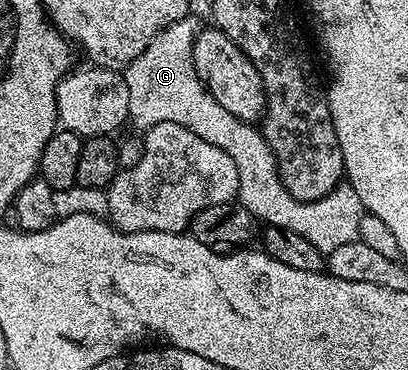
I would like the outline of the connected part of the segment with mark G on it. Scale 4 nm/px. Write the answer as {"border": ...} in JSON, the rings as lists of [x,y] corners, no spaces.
{"border":[[[191,16],[183,17],[180,21],[175,21],[172,25],[165,27],[151,42],[144,48],[142,53],[134,58],[123,70],[123,77],[126,87],[129,88],[129,99],[132,103],[138,101],[160,101],[159,116],[165,121],[173,121],[198,135],[198,139],[206,139],[206,143],[214,143],[234,159],[234,167],[238,167],[238,179],[240,189],[238,192],[239,204],[245,205],[252,213],[253,217],[259,219],[264,225],[277,225],[286,231],[294,231],[310,243],[321,253],[327,255],[334,251],[334,247],[342,247],[342,243],[350,243],[358,238],[358,219],[366,212],[364,204],[358,199],[358,191],[347,183],[337,185],[332,193],[327,193],[322,199],[317,201],[299,201],[286,191],[282,183],[280,173],[276,170],[276,160],[274,159],[270,147],[264,142],[261,130],[253,127],[245,121],[239,121],[226,107],[222,107],[208,94],[208,89],[200,81],[196,74],[195,67],[192,66],[192,39],[198,32],[198,25],[192,22]]]}

